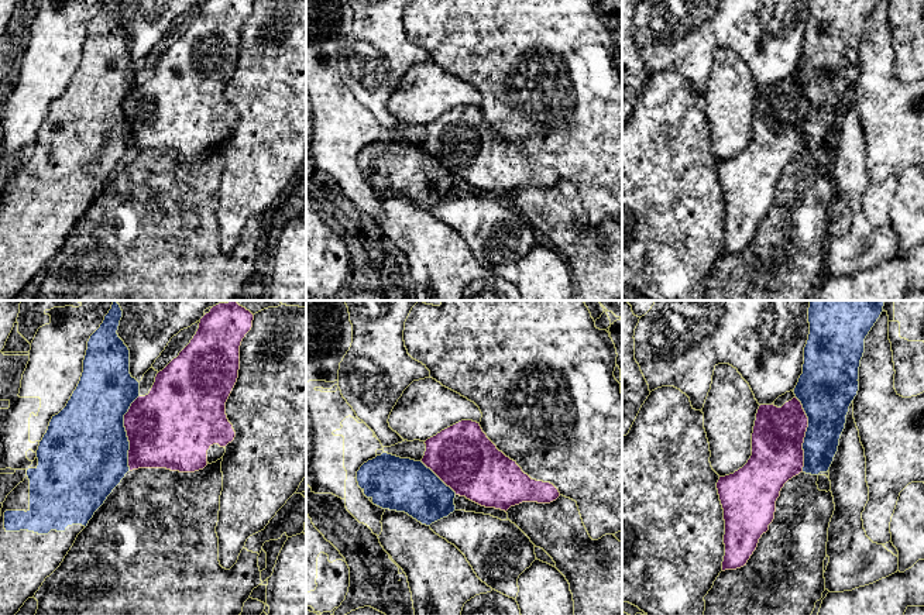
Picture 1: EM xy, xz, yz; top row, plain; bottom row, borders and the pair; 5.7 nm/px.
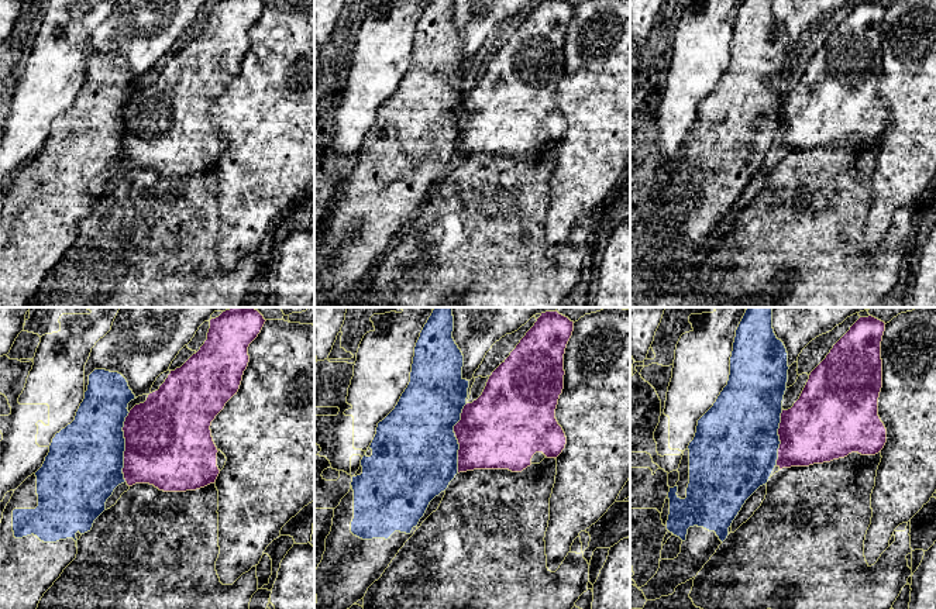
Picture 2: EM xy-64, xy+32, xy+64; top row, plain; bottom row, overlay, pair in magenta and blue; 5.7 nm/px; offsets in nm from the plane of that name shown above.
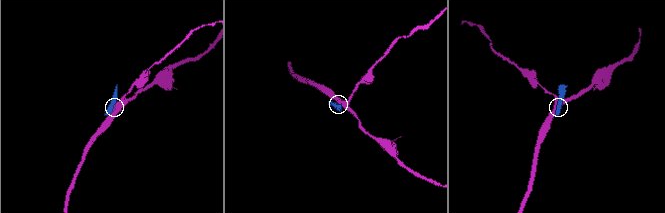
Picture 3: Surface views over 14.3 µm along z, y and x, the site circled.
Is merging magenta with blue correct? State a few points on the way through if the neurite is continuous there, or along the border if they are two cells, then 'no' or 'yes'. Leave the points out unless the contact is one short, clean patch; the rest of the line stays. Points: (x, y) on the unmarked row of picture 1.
no

